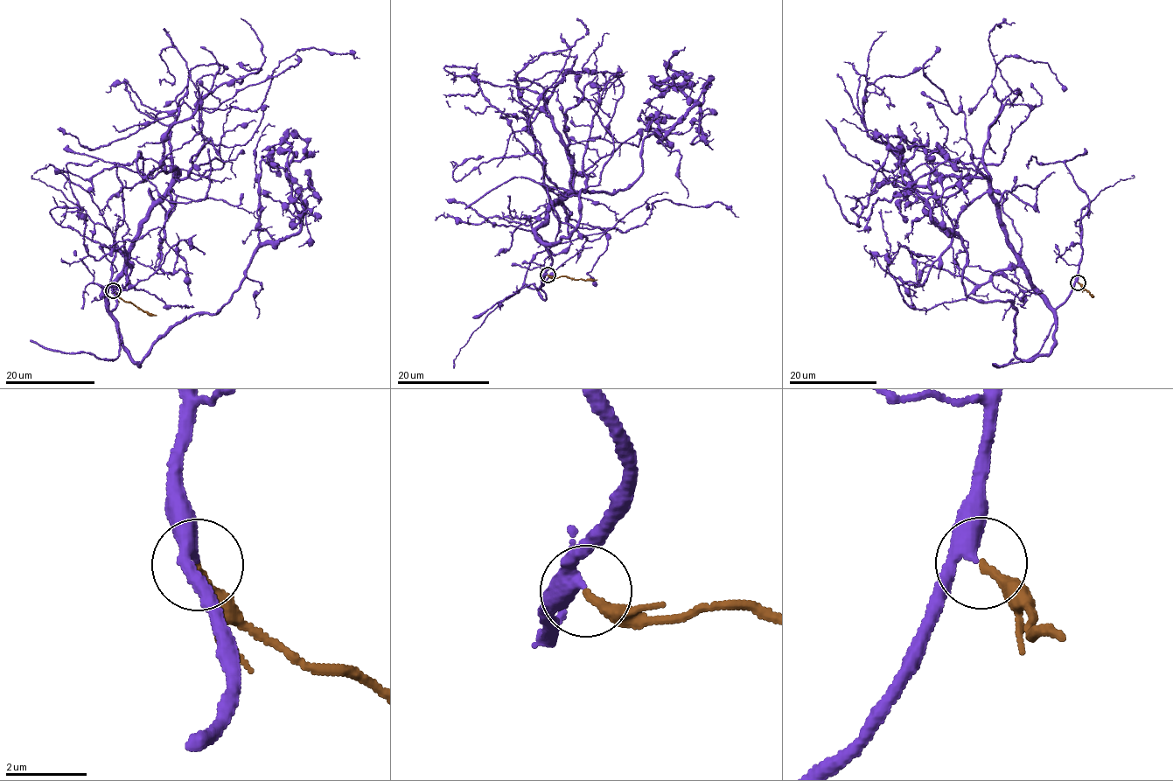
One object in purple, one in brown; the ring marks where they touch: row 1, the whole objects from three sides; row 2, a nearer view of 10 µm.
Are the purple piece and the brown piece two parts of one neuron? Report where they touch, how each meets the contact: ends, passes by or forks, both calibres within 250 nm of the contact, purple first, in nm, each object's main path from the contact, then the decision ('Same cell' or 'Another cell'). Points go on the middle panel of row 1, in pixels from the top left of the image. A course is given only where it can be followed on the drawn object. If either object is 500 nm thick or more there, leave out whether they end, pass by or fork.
Place: (548, 275). At the ring purple passes by. At the ring brown ends. Thickness 320 nm (purple) against 240 nm. Course of purple: (548, 274), (582, 190), (625, 189), (643, 140), (699, 102), (669, 80), (650, 104), (675, 117). Course of brown: (548, 275), (596, 280). Same cell

